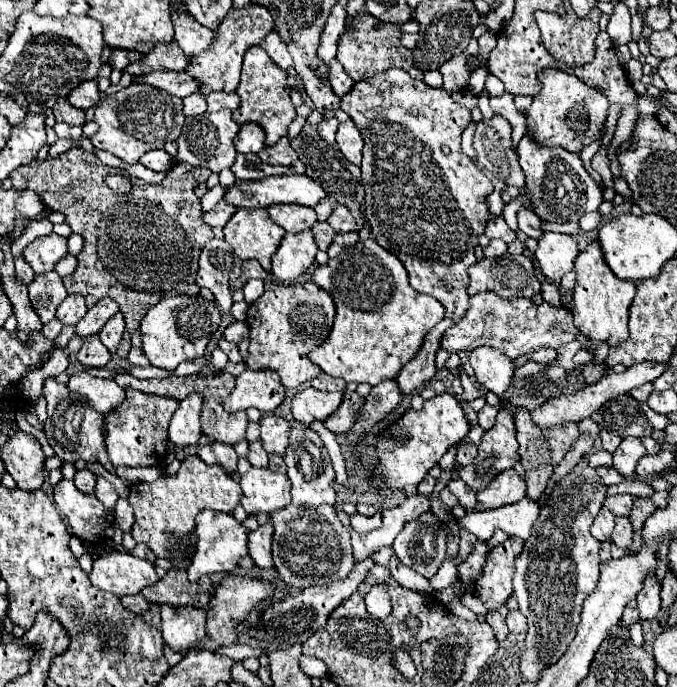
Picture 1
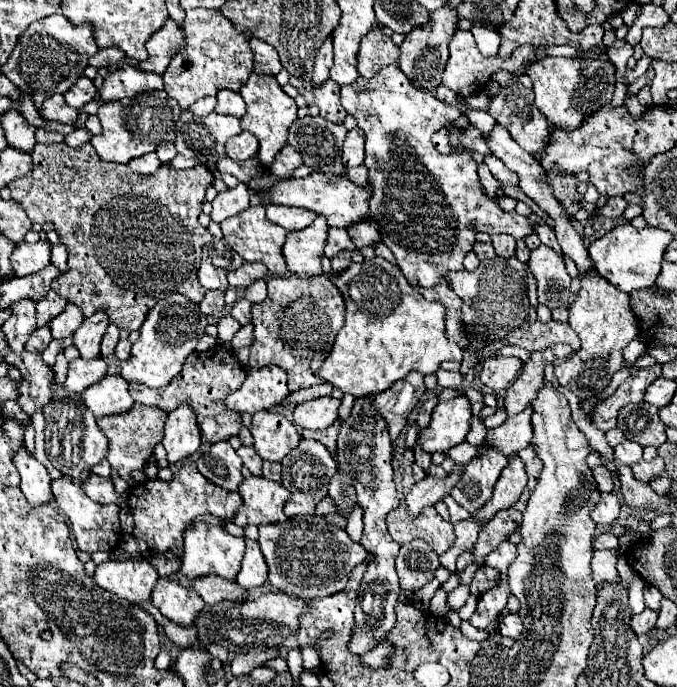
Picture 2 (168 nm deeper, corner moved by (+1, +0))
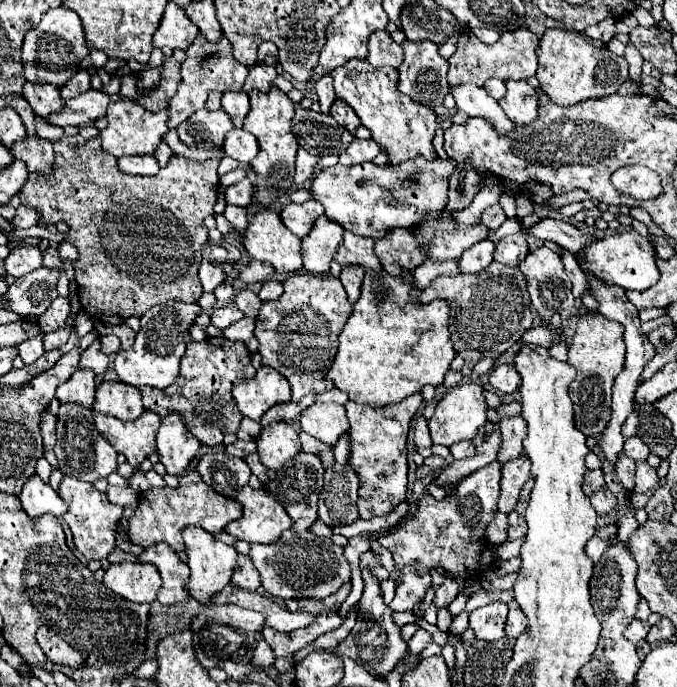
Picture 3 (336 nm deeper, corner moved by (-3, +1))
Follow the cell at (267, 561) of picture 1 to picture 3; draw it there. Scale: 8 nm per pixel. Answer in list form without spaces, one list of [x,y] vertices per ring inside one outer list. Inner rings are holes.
[[[240,555],[232,573],[232,585],[244,591],[256,591],[260,587],[260,575],[250,563],[248,555]]]

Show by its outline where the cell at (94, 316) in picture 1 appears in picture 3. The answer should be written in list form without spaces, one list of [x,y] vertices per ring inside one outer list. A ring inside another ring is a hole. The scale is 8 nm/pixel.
[[[98,339],[94,341],[94,345],[90,345],[82,357],[80,357],[80,367],[82,369],[92,369],[96,375],[102,375],[108,367],[108,357],[100,351],[100,345],[98,345]]]

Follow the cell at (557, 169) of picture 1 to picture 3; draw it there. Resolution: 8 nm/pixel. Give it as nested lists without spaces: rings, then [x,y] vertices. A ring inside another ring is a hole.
[[[506,79],[506,95],[498,101],[506,117],[514,123],[528,125],[538,117],[538,95],[526,81]]]

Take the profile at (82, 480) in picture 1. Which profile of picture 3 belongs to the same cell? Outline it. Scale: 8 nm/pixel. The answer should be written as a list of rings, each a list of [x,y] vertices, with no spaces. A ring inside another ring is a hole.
[[[108,487],[106,491],[108,499],[114,503],[114,505],[120,505],[120,507],[130,507],[130,509],[136,509],[138,507],[138,493],[132,489],[132,487]]]

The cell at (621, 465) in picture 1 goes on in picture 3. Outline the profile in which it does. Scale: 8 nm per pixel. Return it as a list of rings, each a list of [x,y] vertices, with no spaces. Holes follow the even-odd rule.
[[[630,437],[624,443],[624,455],[628,455],[634,461],[646,461],[646,457],[650,455],[650,449],[638,437]]]

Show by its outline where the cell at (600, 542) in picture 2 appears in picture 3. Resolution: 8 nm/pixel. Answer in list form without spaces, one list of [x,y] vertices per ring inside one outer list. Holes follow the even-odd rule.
[[[592,537],[588,543],[586,543],[586,555],[596,563],[600,559],[600,555],[608,549],[608,541],[606,539],[600,539],[600,537]]]

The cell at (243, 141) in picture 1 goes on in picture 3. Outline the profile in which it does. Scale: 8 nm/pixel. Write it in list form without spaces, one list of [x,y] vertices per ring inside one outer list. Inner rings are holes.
[[[232,129],[226,135],[222,149],[228,157],[232,157],[240,163],[250,163],[258,153],[258,141],[244,129]]]

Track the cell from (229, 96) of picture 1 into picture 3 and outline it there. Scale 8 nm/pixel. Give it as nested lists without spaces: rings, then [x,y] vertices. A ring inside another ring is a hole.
[[[226,91],[222,95],[222,109],[230,115],[234,127],[242,127],[242,121],[244,117],[248,115],[250,111],[250,101],[248,101],[248,95],[244,91],[236,93],[236,91]]]

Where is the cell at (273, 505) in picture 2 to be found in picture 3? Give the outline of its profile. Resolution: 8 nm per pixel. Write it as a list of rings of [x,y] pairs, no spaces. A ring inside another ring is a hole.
[[[246,485],[236,501],[242,505],[242,517],[226,525],[226,533],[246,543],[272,543],[284,529],[292,527],[292,519],[280,503],[266,493],[266,489],[252,489]]]

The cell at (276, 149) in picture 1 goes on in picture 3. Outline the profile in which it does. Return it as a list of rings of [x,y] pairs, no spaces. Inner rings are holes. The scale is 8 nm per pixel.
[[[298,149],[298,157],[296,157],[296,175],[294,175],[294,183],[296,185],[304,185],[306,181],[310,181],[316,173],[316,163],[318,157],[310,155],[304,149]]]

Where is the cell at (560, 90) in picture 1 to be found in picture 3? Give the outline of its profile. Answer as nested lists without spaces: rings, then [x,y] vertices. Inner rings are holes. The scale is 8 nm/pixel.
[[[564,27],[546,29],[538,45],[538,71],[536,79],[544,93],[558,105],[574,105],[588,97],[612,95],[628,79],[626,59],[608,51],[608,47],[596,47],[588,43],[578,31]]]

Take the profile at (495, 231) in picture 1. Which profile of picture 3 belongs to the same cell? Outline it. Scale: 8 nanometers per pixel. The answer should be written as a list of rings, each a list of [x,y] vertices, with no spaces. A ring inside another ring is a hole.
[[[524,233],[502,237],[500,243],[496,245],[496,251],[494,251],[494,259],[502,265],[508,265],[508,267],[518,265],[526,255],[528,255],[528,243],[526,243]]]

